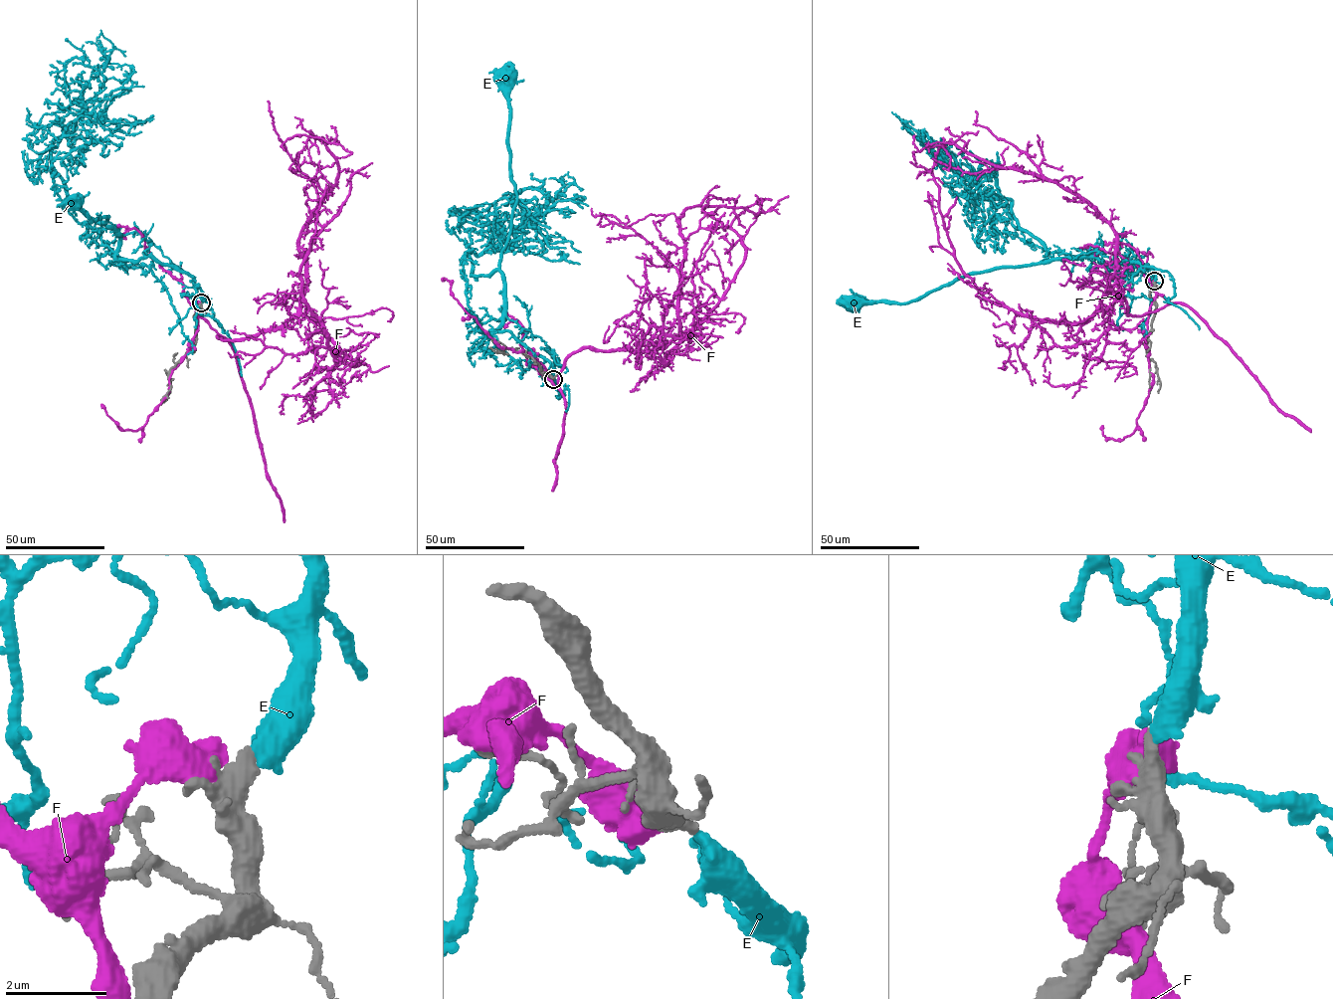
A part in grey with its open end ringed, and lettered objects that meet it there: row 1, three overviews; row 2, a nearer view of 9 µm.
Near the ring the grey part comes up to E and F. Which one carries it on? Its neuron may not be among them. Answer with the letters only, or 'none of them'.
E

